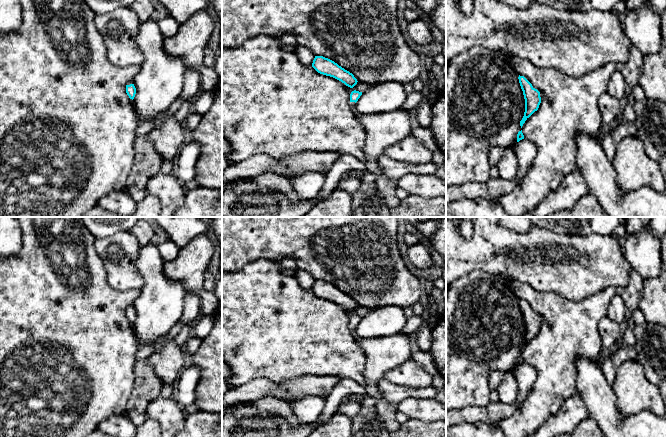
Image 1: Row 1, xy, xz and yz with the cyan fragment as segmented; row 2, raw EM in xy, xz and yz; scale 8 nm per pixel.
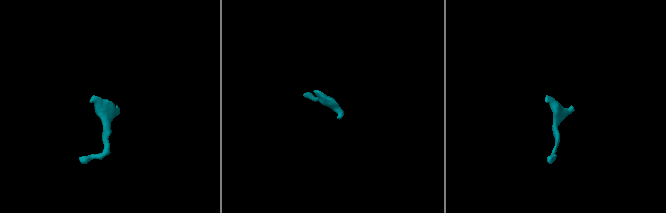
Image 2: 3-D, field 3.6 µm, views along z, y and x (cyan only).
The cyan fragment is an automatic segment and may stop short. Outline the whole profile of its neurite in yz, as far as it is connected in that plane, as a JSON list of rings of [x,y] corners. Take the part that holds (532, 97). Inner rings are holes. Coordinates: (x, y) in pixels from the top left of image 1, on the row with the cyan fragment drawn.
[[[519,75],[518,79],[525,99],[525,112],[520,121],[520,126],[522,128],[525,121],[538,110],[541,103],[541,97],[540,92],[535,89],[524,76]]]

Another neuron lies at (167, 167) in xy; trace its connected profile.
[[[163,161],[163,164],[162,164],[161,168],[160,168],[159,173],[162,173],[162,174],[173,173],[174,166],[175,166],[175,164],[172,161]]]

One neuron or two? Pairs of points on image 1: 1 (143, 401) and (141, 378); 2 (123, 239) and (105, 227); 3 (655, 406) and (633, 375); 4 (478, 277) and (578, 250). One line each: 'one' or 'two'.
1: one
2: two
3: one
4: two

